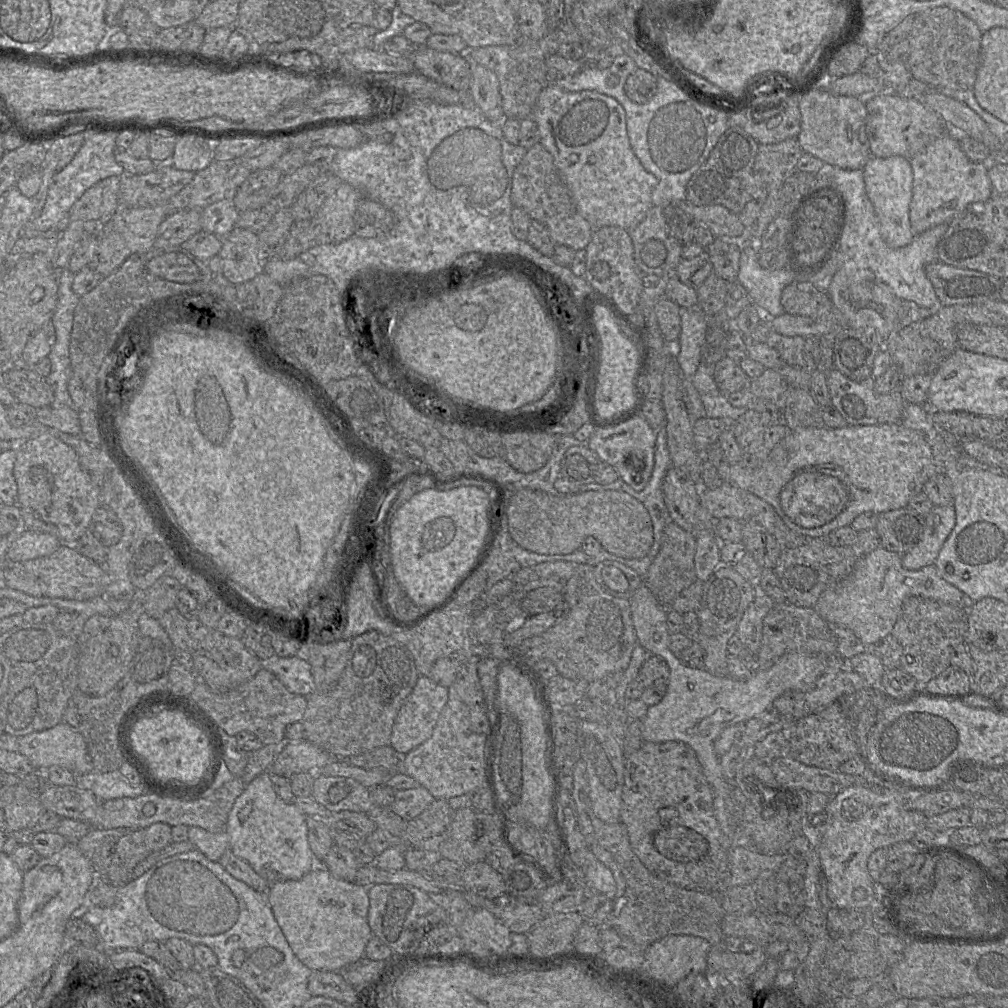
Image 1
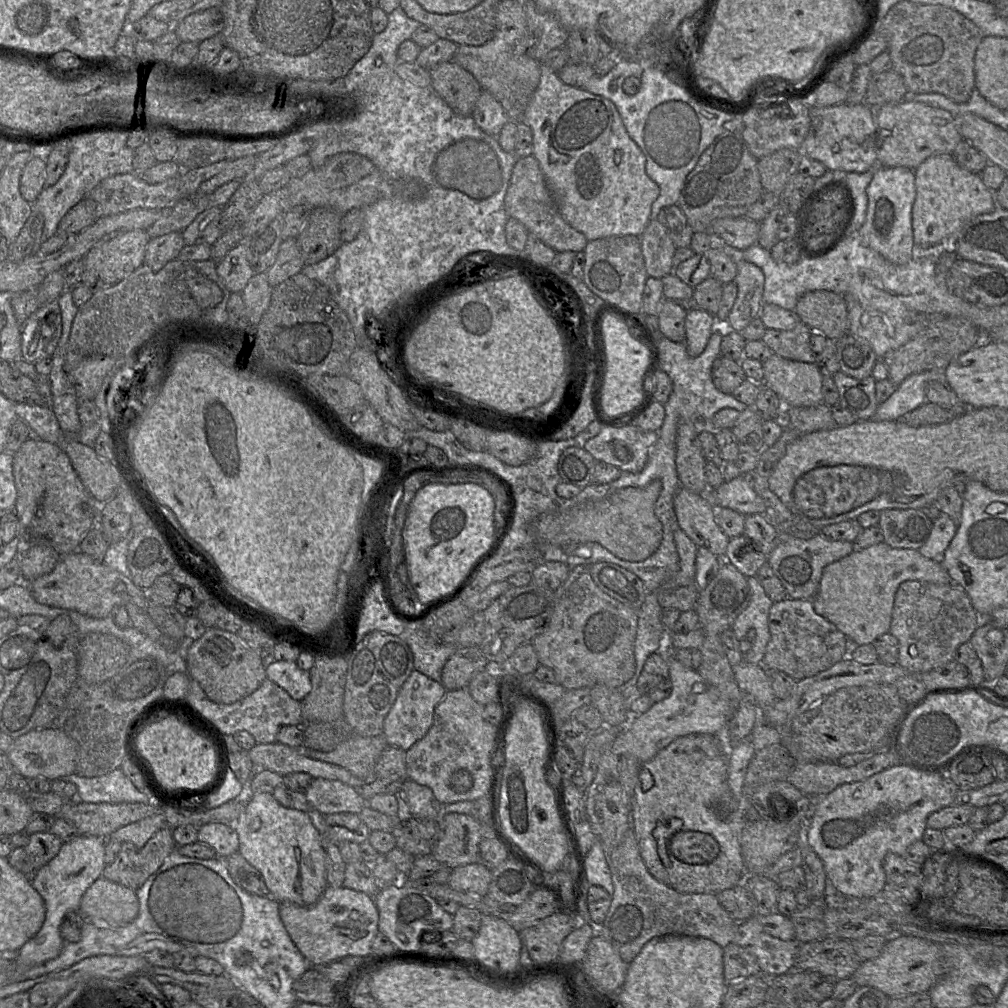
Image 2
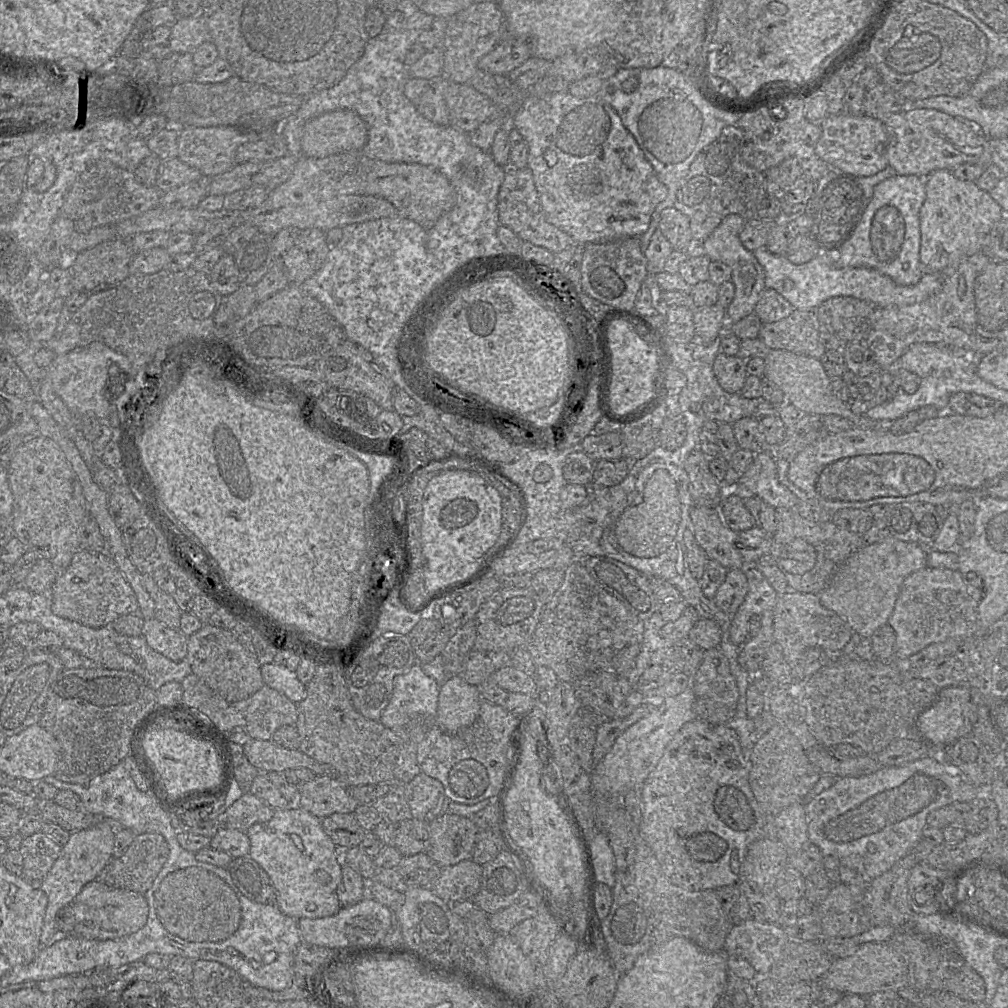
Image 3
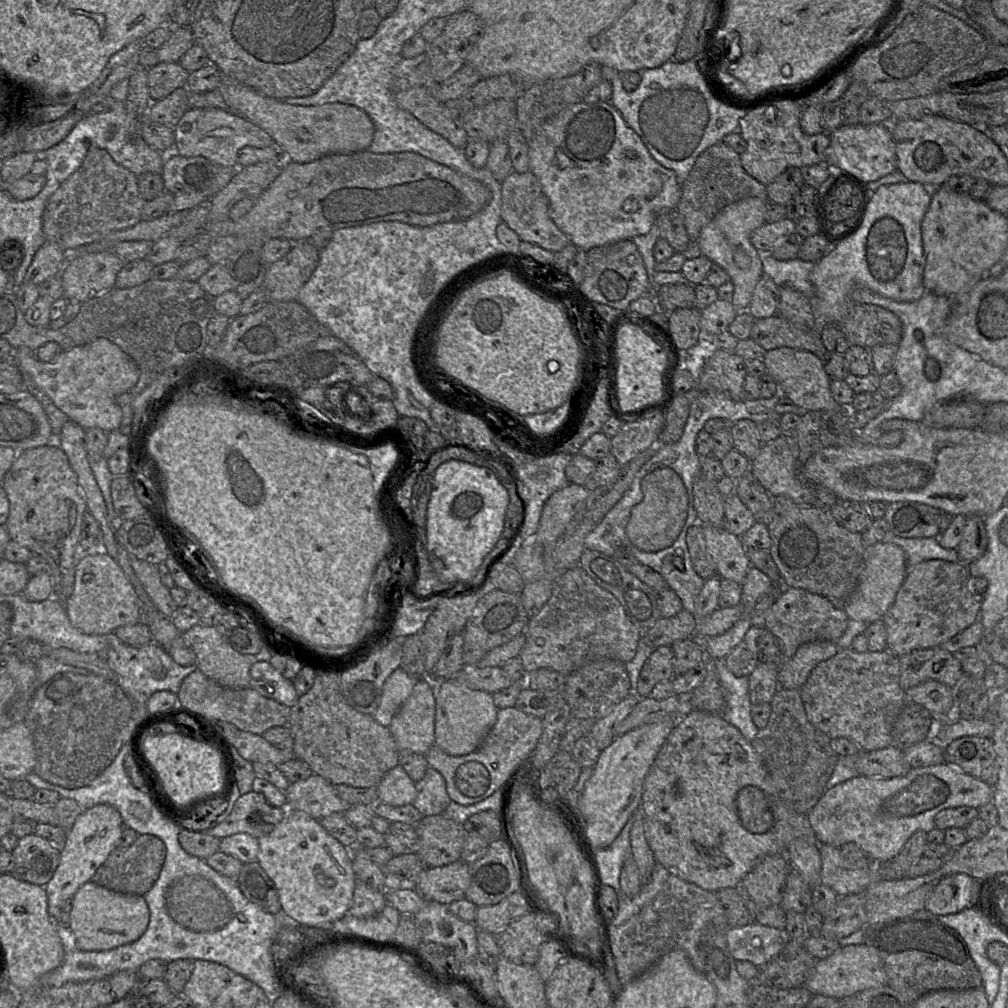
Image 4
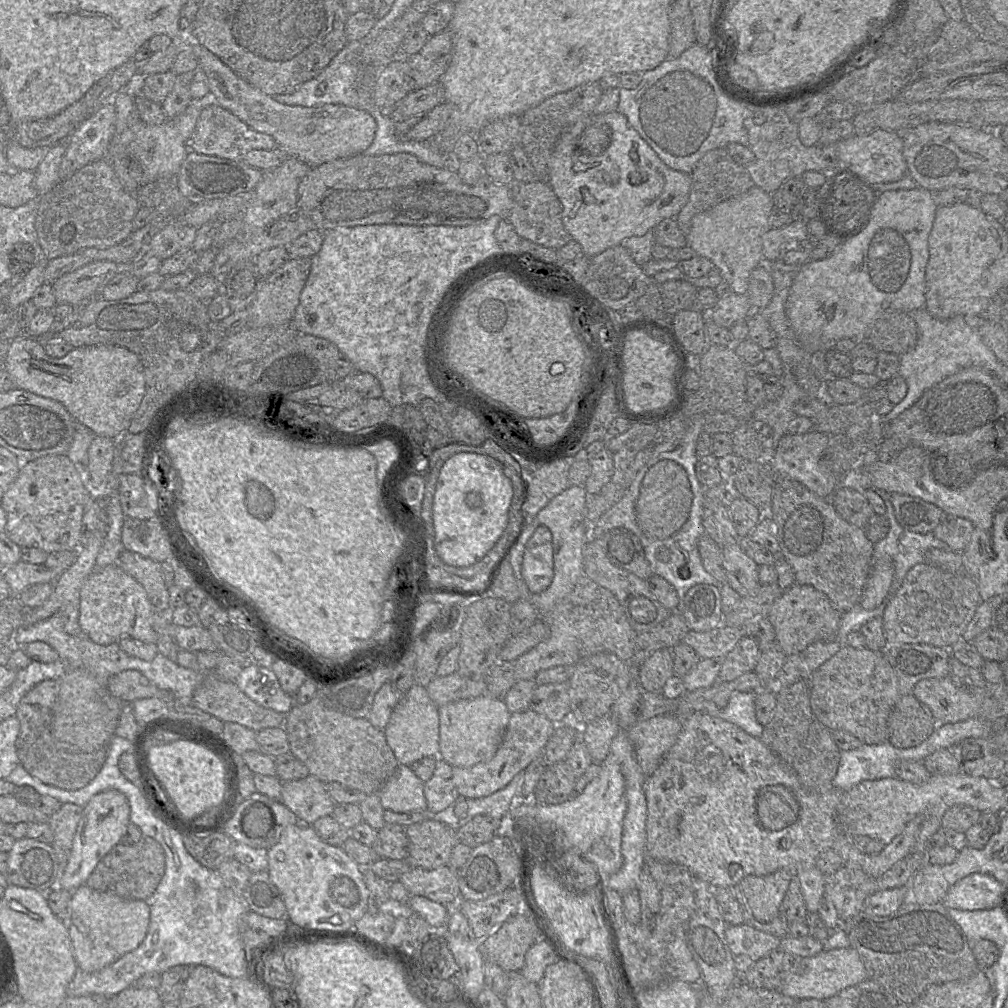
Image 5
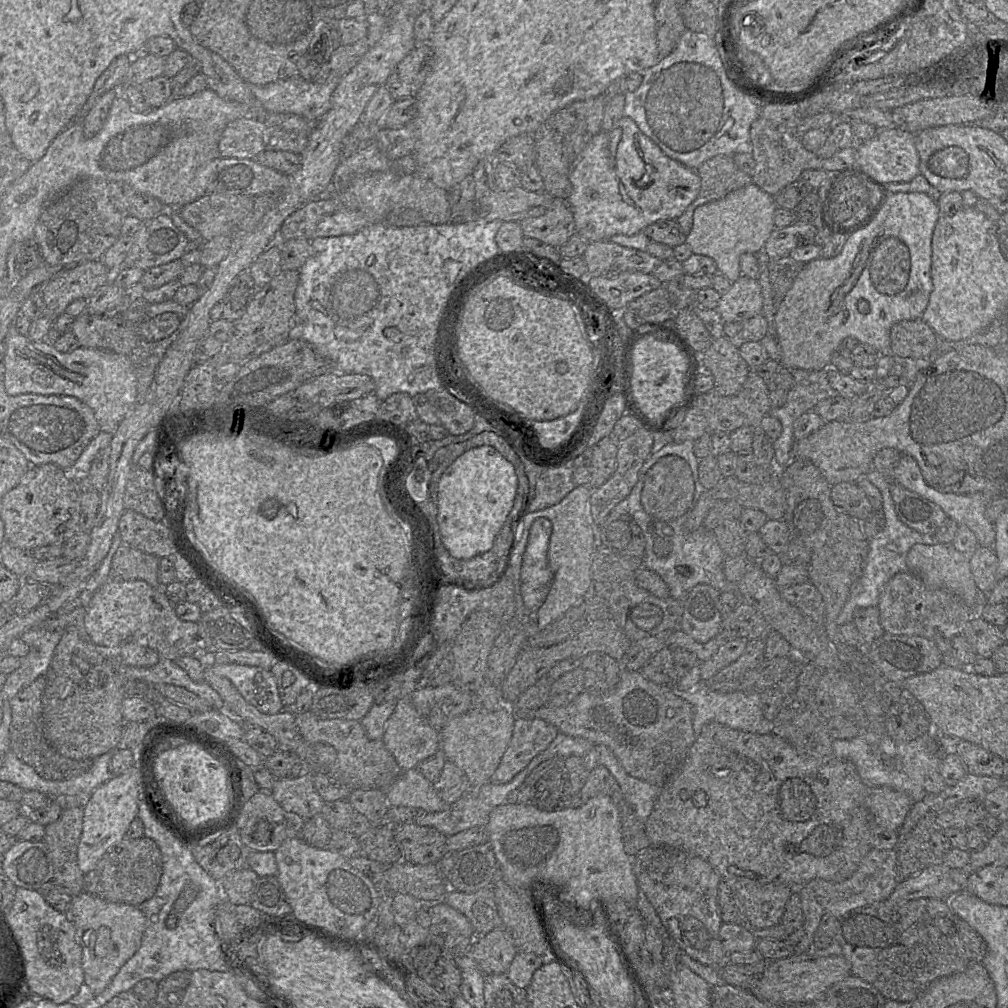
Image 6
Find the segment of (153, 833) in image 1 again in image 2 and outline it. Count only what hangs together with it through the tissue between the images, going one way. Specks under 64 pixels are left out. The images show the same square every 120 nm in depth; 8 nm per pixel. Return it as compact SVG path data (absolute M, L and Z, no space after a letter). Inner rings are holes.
M170 829L158 830L143 847L123 842L116 859L105 866L102 876L137 890L160 868L176 847Z

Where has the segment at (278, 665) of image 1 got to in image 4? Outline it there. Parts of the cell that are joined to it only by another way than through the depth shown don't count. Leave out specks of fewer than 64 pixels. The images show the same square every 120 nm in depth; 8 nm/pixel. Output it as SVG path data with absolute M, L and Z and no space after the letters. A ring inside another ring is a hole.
M256 661L251 665L250 688L288 707L294 706L299 699L293 680L285 678L267 661Z

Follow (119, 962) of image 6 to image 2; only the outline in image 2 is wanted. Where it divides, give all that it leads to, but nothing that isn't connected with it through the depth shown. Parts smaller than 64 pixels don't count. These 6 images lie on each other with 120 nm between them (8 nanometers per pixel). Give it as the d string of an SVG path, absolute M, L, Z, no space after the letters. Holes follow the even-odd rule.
M101 876L82 896L78 911L86 921L109 927L127 925L139 913L135 891Z

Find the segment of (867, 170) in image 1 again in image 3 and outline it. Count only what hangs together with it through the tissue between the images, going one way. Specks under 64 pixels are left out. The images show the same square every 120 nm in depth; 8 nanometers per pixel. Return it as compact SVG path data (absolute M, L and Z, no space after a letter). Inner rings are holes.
M896 175L877 184L873 196L858 219L853 236L835 254L836 262L843 268L871 268L891 278L896 284L912 286L922 277L920 263L920 225L919 212L926 199L924 178L915 175Z

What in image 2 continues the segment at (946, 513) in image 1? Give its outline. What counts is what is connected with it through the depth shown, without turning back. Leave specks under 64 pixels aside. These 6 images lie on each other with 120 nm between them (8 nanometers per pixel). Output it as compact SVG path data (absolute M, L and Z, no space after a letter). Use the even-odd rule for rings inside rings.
M941 513L939 517L933 521L933 527L929 538L919 552L926 558L941 558L945 550L948 548L957 531L957 522L949 515Z

